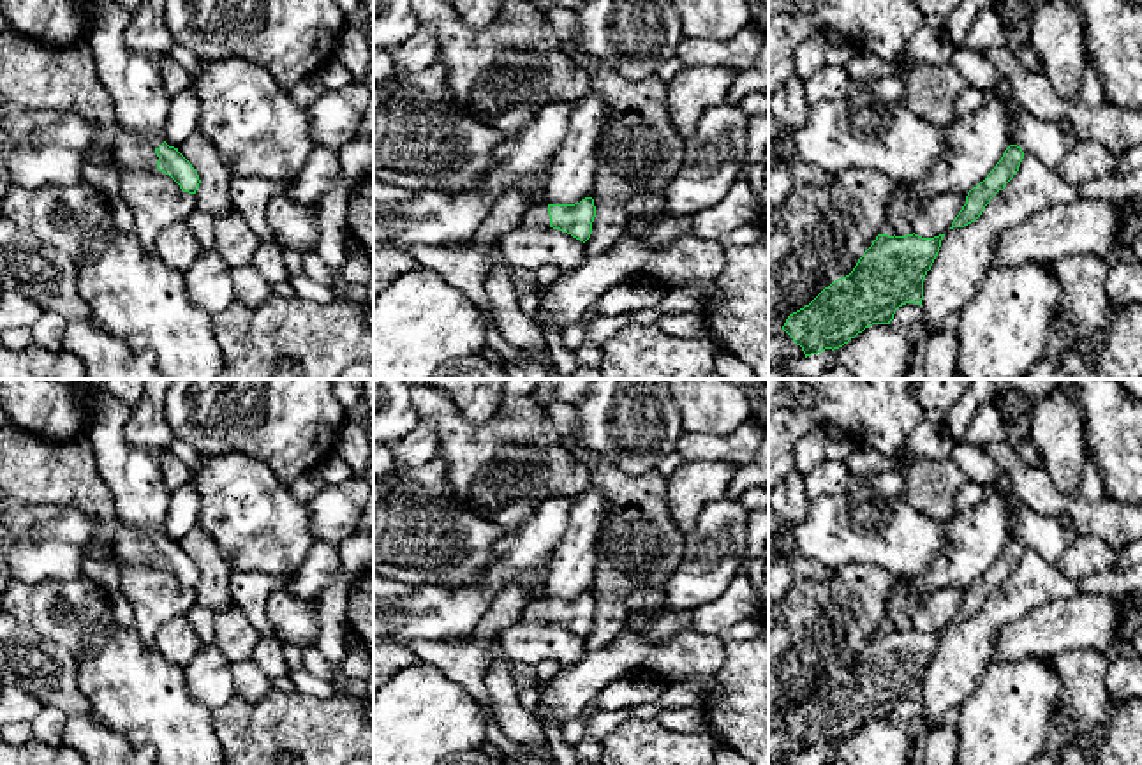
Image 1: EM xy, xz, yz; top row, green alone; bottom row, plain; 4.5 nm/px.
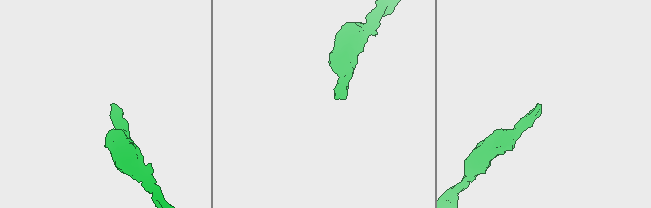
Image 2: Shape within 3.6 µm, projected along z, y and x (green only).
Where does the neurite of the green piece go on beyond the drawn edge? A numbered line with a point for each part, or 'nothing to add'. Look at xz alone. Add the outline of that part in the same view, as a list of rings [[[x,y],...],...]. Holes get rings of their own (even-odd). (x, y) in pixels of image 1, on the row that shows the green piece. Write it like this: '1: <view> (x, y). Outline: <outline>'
1: xz (536, 217). Outline: [[[539,204],[525,212],[522,219],[525,227],[550,227],[548,204]]]

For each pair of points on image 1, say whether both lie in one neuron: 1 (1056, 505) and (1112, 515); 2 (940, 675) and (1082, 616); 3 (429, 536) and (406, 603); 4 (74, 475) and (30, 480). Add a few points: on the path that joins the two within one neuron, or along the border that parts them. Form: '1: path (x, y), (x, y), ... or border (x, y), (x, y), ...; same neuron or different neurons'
1: path (1070, 505), (1084, 515), (1098, 515); same neuron
2: border (1017, 619), (1000, 630), (989, 661); different neurons
3: border (392, 579), (409, 584), (444, 584), (452, 587); different neurons
4: path (64, 475), (41, 475); same neuron

